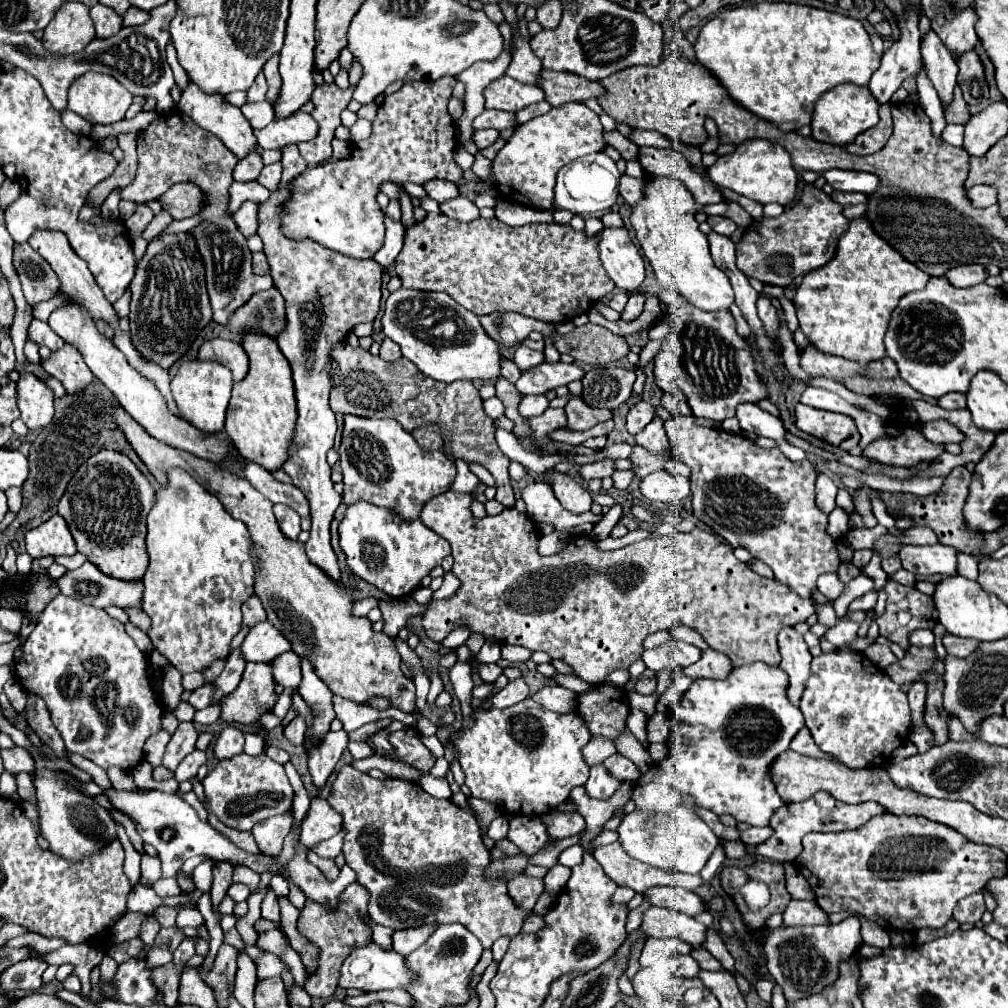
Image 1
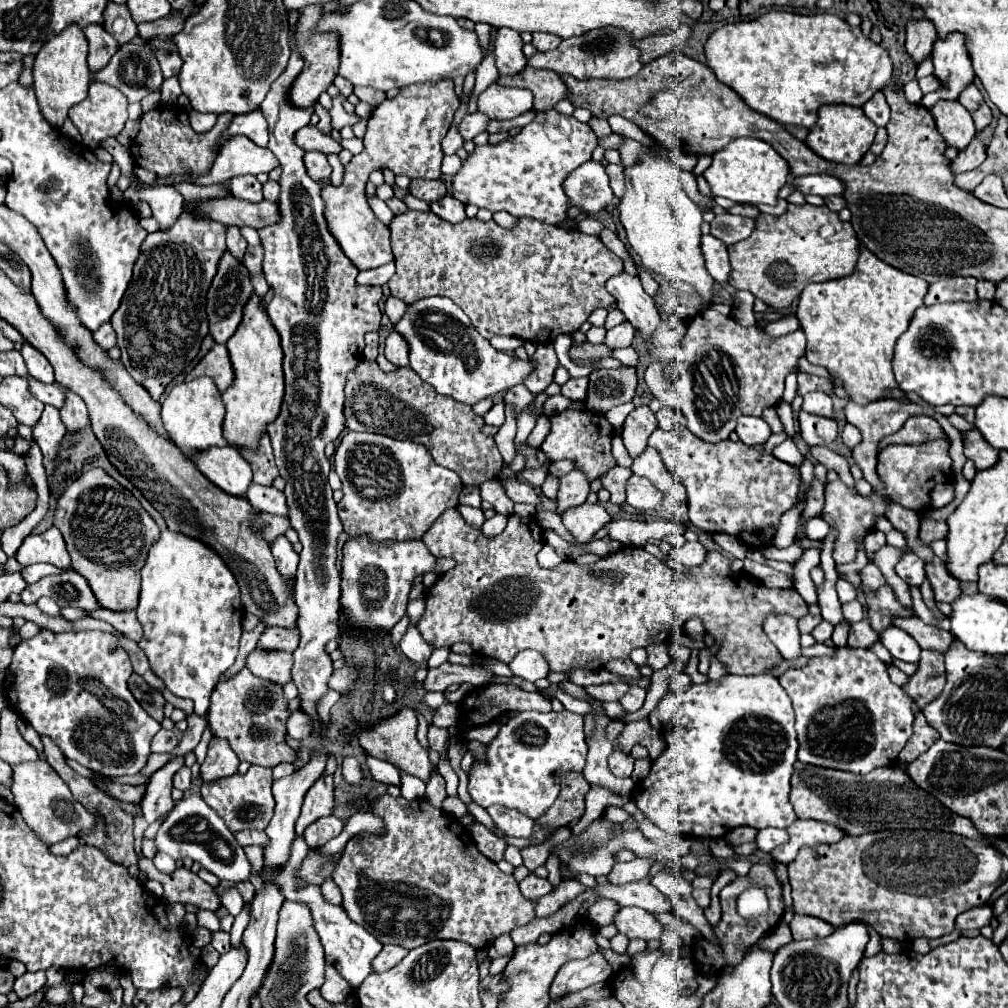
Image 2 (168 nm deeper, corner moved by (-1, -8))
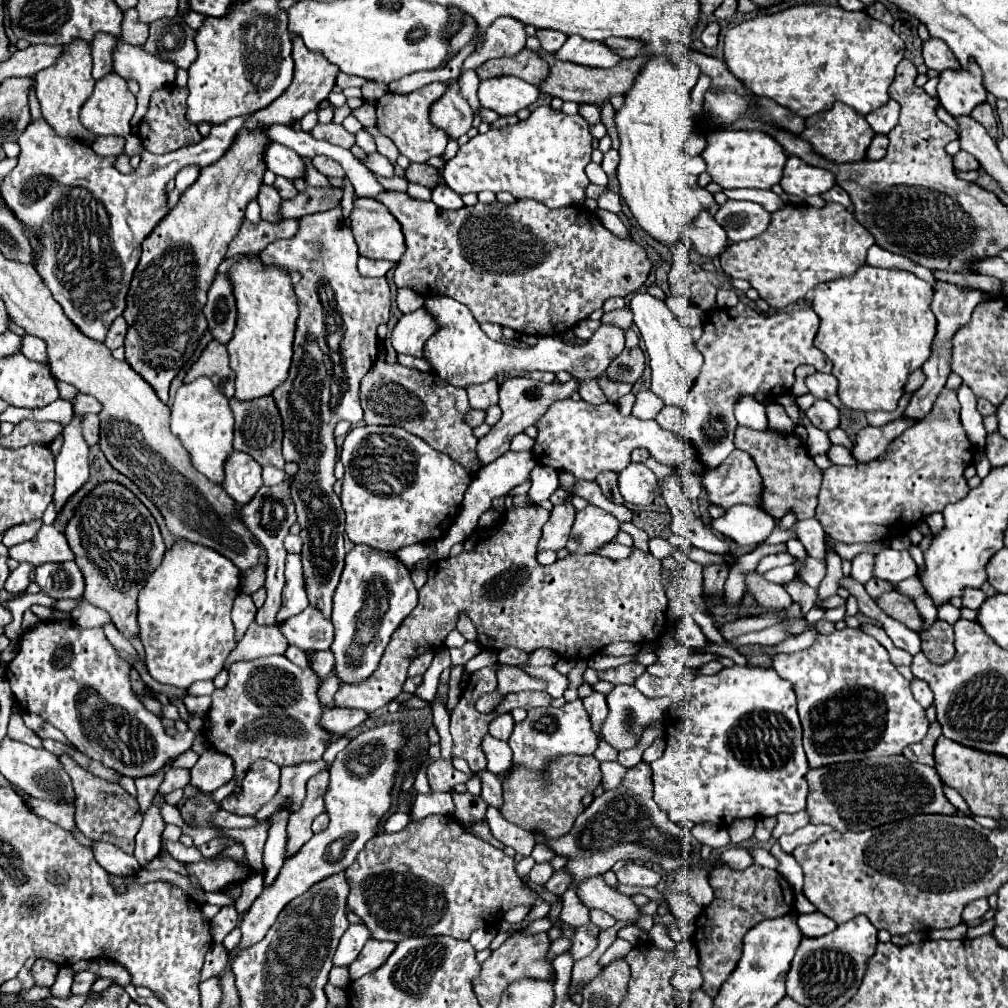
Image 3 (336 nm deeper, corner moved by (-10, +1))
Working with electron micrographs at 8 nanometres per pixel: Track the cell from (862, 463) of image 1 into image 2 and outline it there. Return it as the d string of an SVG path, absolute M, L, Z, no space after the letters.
M977 429L965 435L965 457L975 463L977 469L989 469L999 461L999 451L993 449Z

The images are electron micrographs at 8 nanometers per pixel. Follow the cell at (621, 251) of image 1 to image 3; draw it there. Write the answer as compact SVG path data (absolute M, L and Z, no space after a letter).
M636 292L630 300L634 312L634 324L640 330L646 352L650 356L652 386L650 390L668 406L684 406L684 398L690 392L696 376L700 374L702 354L698 352L688 328L682 328L676 316L670 312L664 300L650 296L648 292Z

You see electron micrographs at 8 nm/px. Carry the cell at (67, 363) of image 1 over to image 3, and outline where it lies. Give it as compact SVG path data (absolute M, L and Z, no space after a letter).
M84 414L82 416L82 436L92 446L98 442L98 414Z

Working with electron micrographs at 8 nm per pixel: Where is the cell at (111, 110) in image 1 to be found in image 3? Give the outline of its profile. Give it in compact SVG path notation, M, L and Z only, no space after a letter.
M116 72L96 82L92 96L80 110L80 122L98 136L128 136L136 110L136 96Z

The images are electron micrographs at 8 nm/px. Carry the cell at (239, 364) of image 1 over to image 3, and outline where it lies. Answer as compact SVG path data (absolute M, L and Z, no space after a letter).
M212 340L202 356L196 360L196 364L188 370L184 382L192 382L198 376L212 378L218 390L222 390L228 398L234 396L234 372L228 366L226 344L218 344L216 340Z

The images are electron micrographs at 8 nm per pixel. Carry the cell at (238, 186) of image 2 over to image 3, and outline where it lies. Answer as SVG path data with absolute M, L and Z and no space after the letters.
M262 184L260 192L258 192L258 204L262 208L262 220L268 220L268 222L280 222L280 214L278 214L278 206L280 206L282 198L280 194L274 190L274 186L268 186L268 184Z

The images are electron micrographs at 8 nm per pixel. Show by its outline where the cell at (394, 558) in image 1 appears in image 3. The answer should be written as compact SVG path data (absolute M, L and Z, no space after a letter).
M356 544L348 552L340 584L334 592L332 624L336 634L330 646L336 656L336 674L342 682L362 682L378 668L392 634L416 604L418 590L412 584L410 568L394 552L378 552L364 544Z

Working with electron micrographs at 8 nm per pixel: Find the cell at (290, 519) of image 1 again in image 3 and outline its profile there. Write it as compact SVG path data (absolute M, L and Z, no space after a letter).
M288 554L286 556L286 586L282 592L282 608L278 612L278 624L294 614L300 614L306 606L308 606L308 598L304 590L300 554Z

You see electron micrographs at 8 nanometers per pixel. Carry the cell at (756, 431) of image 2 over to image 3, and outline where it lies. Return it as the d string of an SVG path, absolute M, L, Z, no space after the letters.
M744 396L744 398L738 400L738 404L734 408L734 414L736 414L736 420L738 420L740 426L754 428L758 432L762 432L762 430L768 428L768 418L766 418L764 404L756 402L750 396Z

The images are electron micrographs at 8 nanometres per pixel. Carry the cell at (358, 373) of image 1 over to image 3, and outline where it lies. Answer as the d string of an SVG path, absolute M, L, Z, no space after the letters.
M376 360L360 382L360 402L364 408L366 424L400 426L410 434L426 440L438 452L444 452L452 460L460 462L468 474L476 474L482 466L478 464L476 454L478 438L466 424L466 412L470 410L466 390L438 380L434 372L412 370L400 364L388 364L386 360Z

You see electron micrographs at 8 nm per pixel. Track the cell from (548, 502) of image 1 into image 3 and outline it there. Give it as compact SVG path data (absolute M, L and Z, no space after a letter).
M506 452L502 454L498 460L482 466L478 470L478 474L474 476L470 488L466 490L464 494L464 500L462 500L462 506L460 506L460 514L458 518L454 520L454 524L450 526L450 530L446 532L444 538L440 538L436 542L436 558L442 560L442 558L448 558L448 552L450 548L456 544L456 542L464 542L476 528L476 522L480 518L482 512L486 512L490 508L490 502L498 496L506 496L512 488L524 484L524 482L530 482L530 470L536 466L536 460L534 460L534 454L532 452Z

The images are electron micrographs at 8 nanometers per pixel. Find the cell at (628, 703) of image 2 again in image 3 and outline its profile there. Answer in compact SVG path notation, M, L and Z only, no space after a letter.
M632 684L616 686L608 696L610 714L602 728L602 738L610 742L612 748L626 750L632 748L646 724L664 718L664 710L660 708L660 700L652 700L644 696Z

